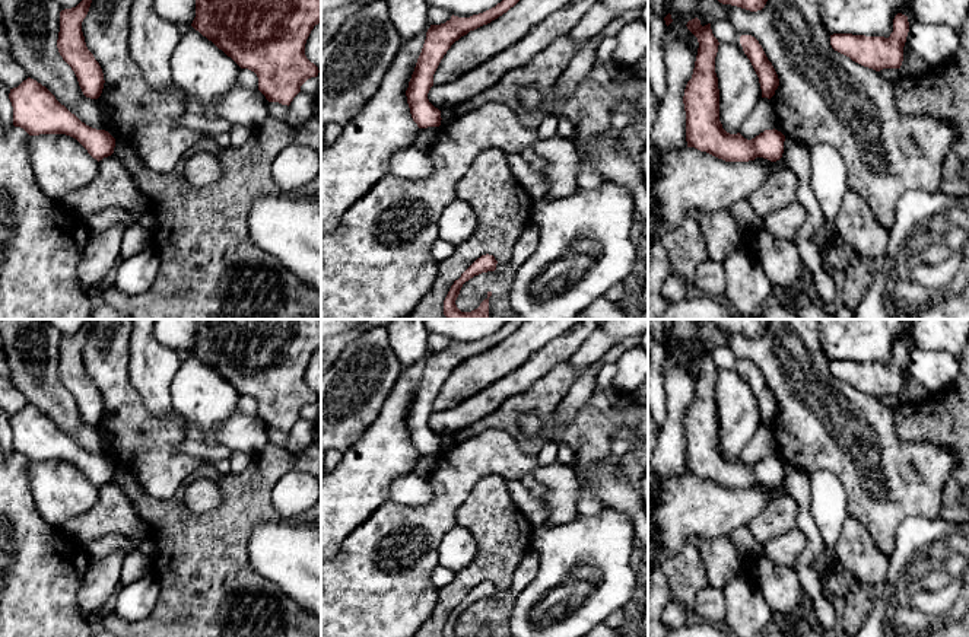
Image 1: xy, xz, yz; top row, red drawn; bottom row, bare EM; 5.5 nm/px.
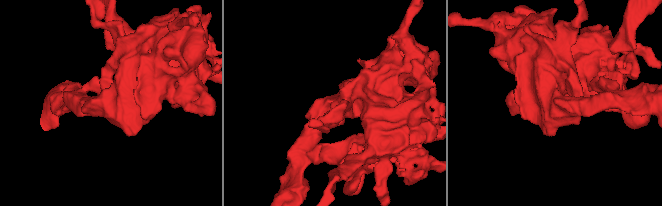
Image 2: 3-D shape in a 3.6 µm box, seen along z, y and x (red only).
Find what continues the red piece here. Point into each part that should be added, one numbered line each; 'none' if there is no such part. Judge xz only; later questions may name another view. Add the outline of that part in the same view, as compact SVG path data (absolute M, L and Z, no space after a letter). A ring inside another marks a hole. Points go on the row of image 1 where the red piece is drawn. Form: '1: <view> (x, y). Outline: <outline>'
none

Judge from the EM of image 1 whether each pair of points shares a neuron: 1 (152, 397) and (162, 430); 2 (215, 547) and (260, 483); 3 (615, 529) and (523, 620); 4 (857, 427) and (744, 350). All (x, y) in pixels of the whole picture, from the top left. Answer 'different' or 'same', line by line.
1: different
2: same
3: same
4: same

